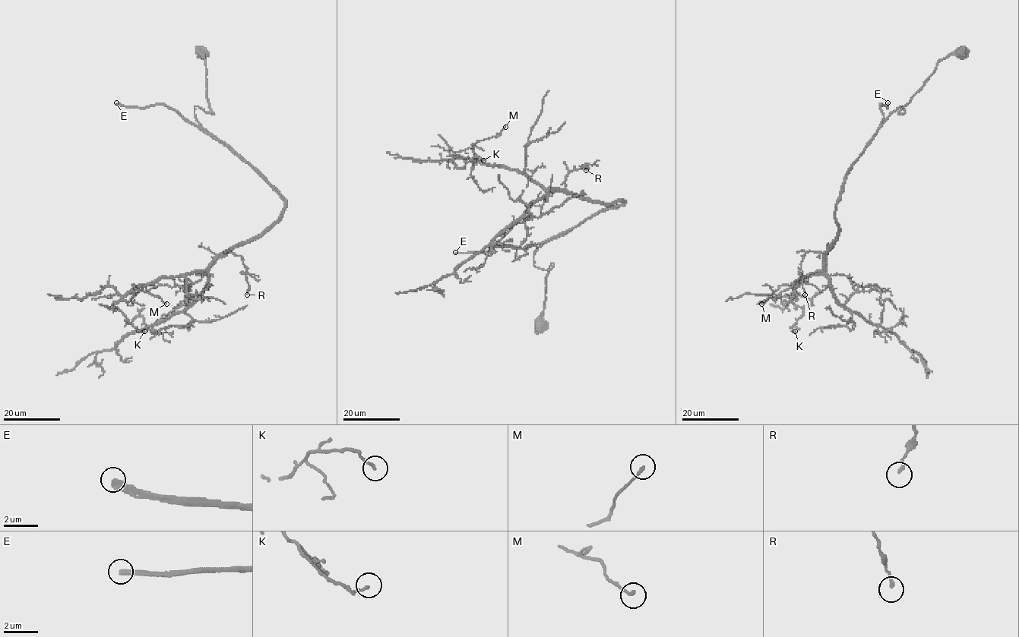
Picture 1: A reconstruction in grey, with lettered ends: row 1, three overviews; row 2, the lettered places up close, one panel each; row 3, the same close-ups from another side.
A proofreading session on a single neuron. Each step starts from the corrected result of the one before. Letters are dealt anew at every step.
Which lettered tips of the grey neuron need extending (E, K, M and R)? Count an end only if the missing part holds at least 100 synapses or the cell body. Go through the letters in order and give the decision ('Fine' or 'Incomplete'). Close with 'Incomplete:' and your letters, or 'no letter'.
E: Incomplete
K: Fine
M: Fine
R: Fine
Incomplete: E

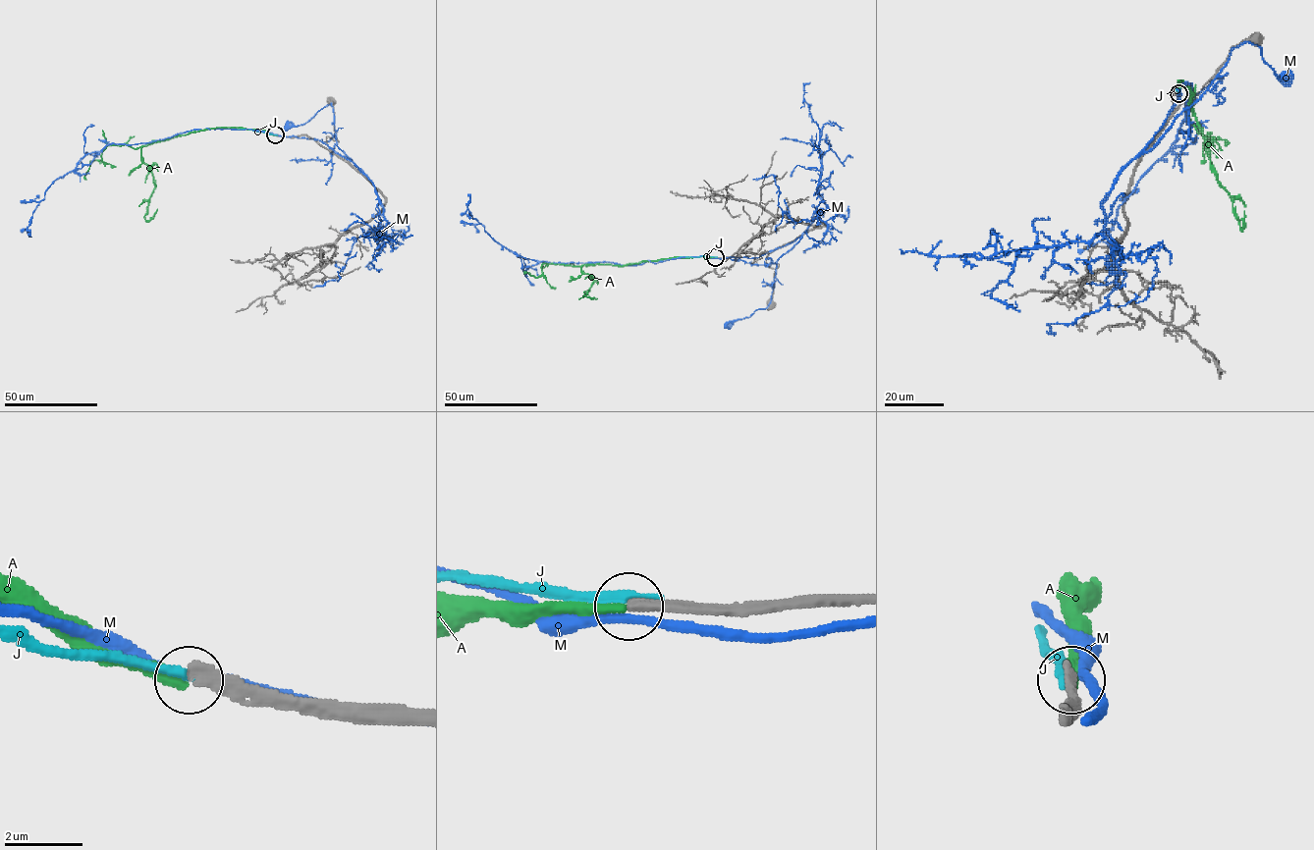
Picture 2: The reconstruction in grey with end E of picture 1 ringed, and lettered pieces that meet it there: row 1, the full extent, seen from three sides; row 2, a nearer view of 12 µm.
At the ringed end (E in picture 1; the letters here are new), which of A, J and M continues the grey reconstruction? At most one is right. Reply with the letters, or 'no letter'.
A

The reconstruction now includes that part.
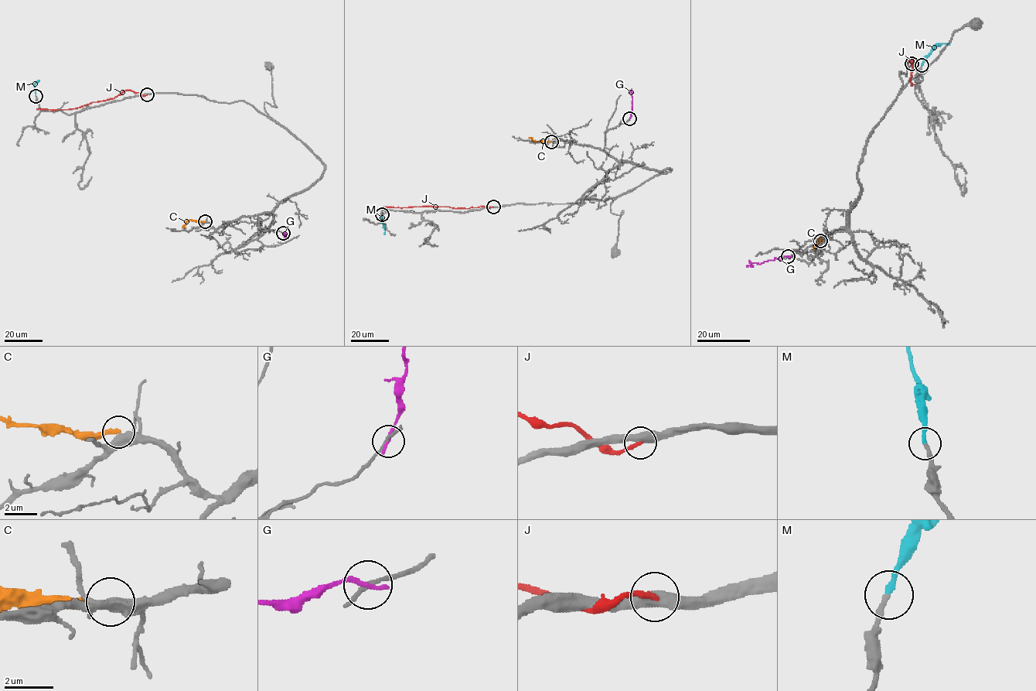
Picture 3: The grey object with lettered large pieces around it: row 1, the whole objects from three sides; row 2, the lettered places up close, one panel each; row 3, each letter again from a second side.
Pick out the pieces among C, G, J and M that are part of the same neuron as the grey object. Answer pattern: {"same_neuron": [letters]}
{"same_neuron": ["M"]}

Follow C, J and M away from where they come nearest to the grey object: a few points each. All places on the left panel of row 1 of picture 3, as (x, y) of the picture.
C: (205, 221), (188, 220), (182, 227)
J: (147, 94), (124, 90), (113, 98), (93, 101), (77, 107), (36, 109)
M: (35, 95), (34, 84), (38, 81)

